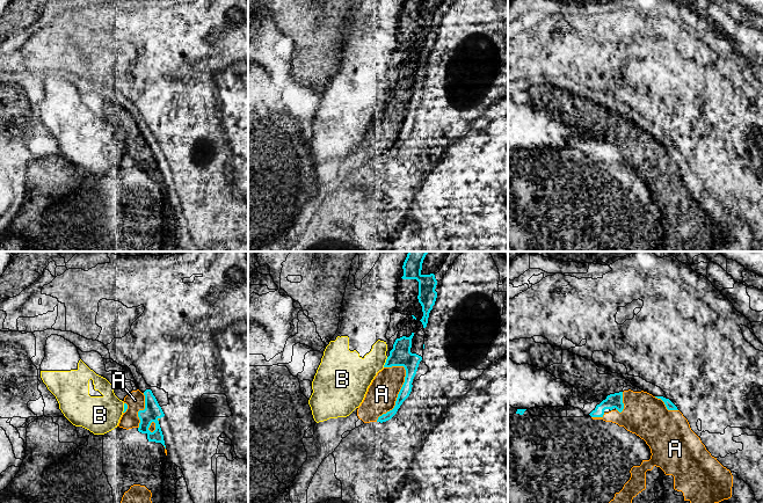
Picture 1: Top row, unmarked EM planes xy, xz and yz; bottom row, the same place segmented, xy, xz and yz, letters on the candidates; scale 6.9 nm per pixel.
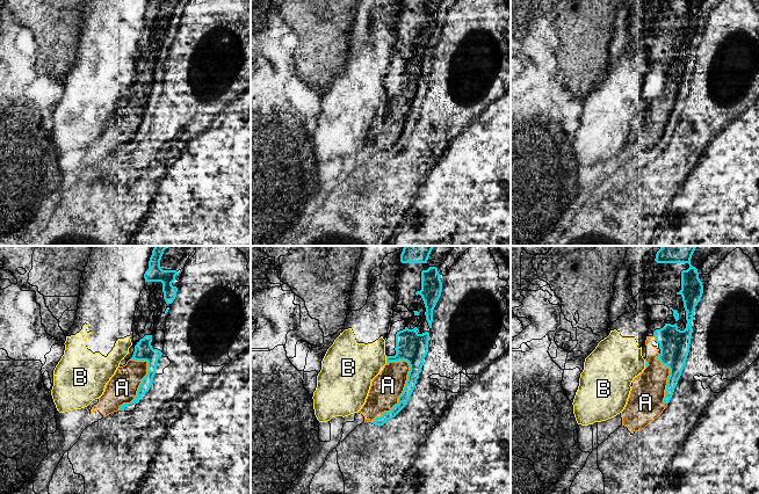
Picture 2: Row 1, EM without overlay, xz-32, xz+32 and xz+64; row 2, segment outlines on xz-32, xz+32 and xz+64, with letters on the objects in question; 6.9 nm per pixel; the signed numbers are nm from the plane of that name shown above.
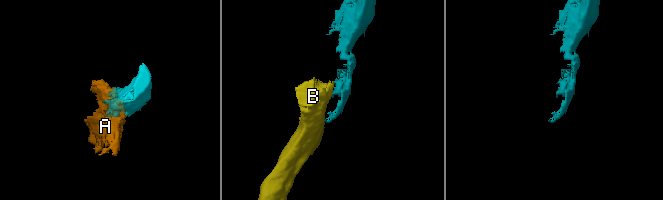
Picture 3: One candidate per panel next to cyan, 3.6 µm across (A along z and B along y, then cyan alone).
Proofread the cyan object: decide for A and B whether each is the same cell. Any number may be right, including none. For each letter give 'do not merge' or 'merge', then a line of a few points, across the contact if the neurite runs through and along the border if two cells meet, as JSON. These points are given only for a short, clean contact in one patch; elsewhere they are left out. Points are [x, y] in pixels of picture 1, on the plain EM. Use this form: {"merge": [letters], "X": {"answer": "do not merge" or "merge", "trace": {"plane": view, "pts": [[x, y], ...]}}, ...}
{"merge": [], "A": {"answer": "do not merge"}, "B": {"answer": "do not merge"}}

